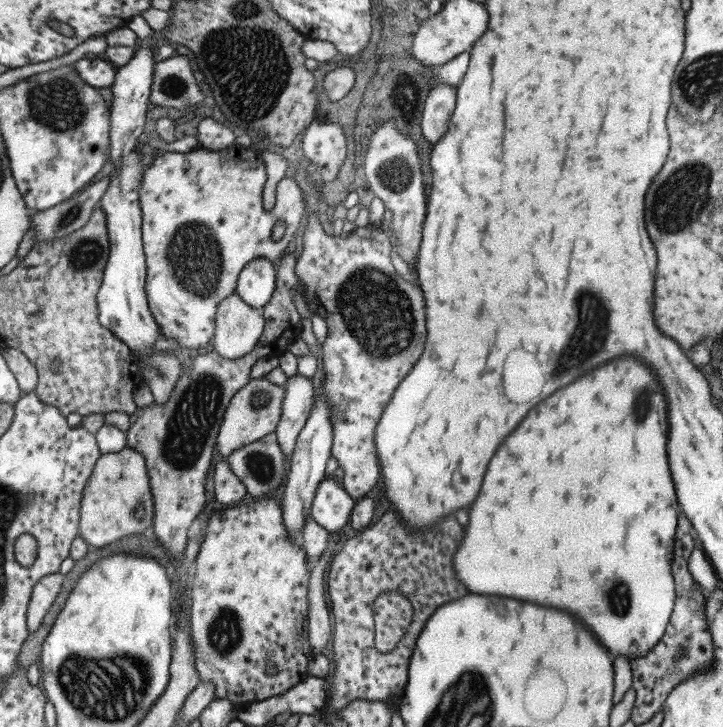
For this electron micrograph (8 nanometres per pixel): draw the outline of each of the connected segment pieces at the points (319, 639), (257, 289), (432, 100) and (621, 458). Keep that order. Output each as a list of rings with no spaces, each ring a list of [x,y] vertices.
[[[325,547],[319,561],[313,565],[308,581],[308,624],[307,638],[311,656],[319,655],[321,650],[329,642],[331,626],[329,626],[329,614],[325,608],[323,598],[323,572],[327,568],[327,562],[332,559],[335,550]]]
[[[253,258],[239,271],[234,293],[251,306],[262,307],[271,298],[276,281],[275,263],[267,258]]]
[[[434,84],[423,102],[421,133],[432,146],[447,132],[455,108],[455,88],[449,84]]]
[[[619,356],[619,358],[613,358],[609,360],[607,364],[601,364],[597,368],[593,368],[591,372],[583,374],[583,378],[575,378],[573,382],[569,382],[565,388],[559,388],[555,390],[551,396],[547,396],[543,402],[537,402],[529,412],[527,416],[519,422],[517,430],[513,430],[513,434],[509,434],[509,438],[505,438],[505,442],[499,446],[497,454],[489,460],[489,466],[487,466],[487,472],[483,476],[483,482],[481,482],[481,490],[473,502],[473,506],[469,508],[469,524],[465,528],[465,536],[461,540],[461,544],[457,546],[455,554],[453,554],[453,569],[455,569],[455,577],[459,579],[460,584],[463,582],[467,586],[469,592],[475,592],[475,594],[493,594],[494,596],[511,596],[511,598],[519,598],[519,600],[527,600],[527,602],[535,602],[535,604],[545,604],[545,606],[553,606],[553,608],[561,608],[561,610],[569,610],[573,612],[581,622],[585,622],[585,626],[589,626],[589,630],[593,630],[593,634],[597,636],[598,642],[608,649],[611,657],[625,656],[630,662],[630,658],[640,658],[644,656],[663,636],[666,625],[669,623],[669,618],[674,606],[674,583],[673,576],[671,576],[671,559],[673,554],[673,541],[676,529],[676,520],[679,513],[677,499],[675,496],[675,487],[673,487],[673,479],[671,479],[671,473],[669,473],[669,463],[667,463],[667,434],[669,434],[669,423],[667,423],[667,403],[665,403],[665,395],[661,394],[663,389],[657,381],[656,374],[649,365],[645,365],[639,357],[635,356]]]

